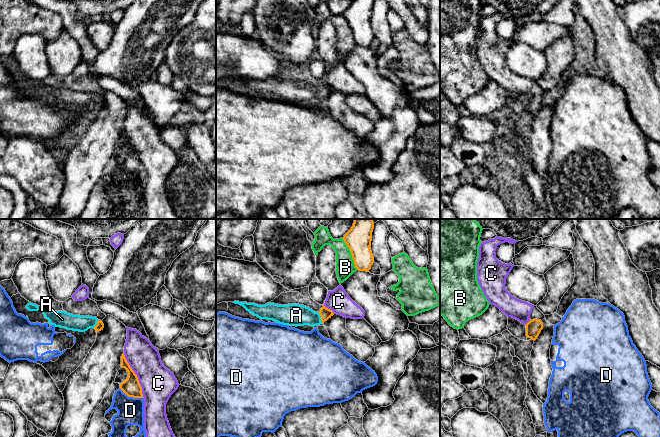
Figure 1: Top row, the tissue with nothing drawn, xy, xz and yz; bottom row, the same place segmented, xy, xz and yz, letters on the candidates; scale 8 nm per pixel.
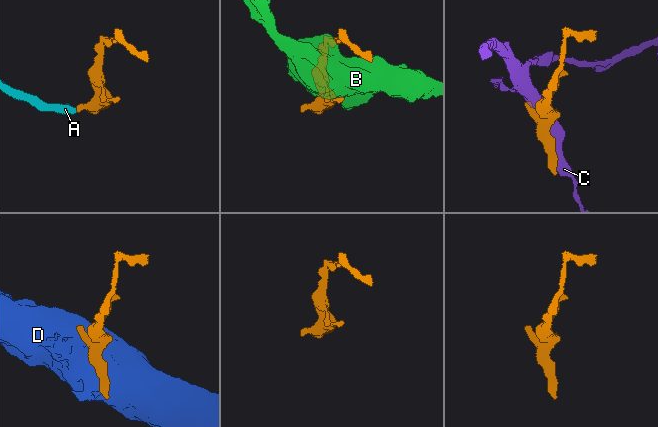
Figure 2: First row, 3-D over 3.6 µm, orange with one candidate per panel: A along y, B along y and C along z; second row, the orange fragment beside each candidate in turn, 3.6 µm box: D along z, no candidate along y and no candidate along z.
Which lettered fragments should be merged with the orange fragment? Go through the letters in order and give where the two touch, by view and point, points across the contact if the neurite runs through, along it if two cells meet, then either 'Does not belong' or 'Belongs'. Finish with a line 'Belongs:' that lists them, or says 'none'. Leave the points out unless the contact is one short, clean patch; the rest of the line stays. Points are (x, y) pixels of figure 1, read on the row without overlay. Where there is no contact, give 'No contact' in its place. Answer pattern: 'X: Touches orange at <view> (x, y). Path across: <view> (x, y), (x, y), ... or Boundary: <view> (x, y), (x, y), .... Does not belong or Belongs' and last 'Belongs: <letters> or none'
A: Touches orange at xz (321, 93). Path across: xz (325, 89), (321, 93), (296, 91). Belongs
B: Touches orange at xz (351, 29). Does not belong
C: Touches orange at xy (136, 151). Does not belong
D: Touches orange at xy (132, 172). Does not belong
Belongs: A

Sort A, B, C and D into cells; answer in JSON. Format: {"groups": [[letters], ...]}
{"groups": [["A"], ["B"], ["C"], ["D"]]}

